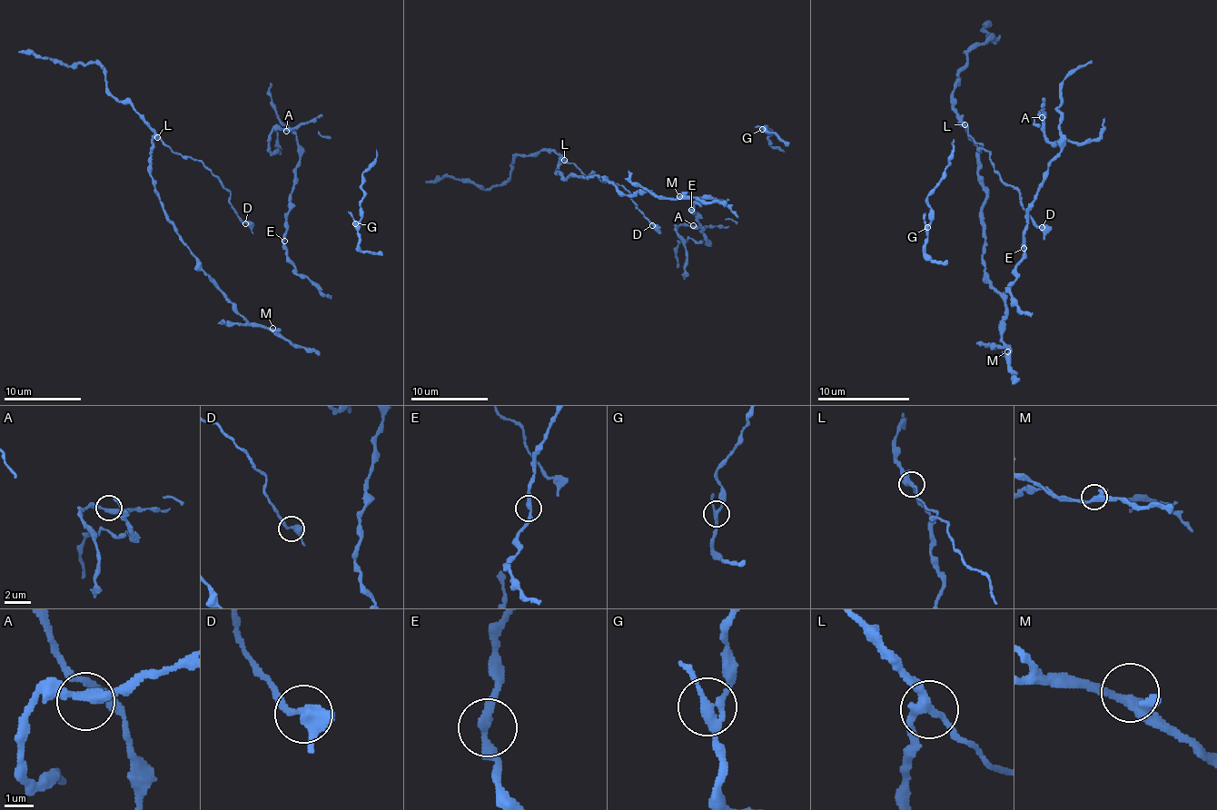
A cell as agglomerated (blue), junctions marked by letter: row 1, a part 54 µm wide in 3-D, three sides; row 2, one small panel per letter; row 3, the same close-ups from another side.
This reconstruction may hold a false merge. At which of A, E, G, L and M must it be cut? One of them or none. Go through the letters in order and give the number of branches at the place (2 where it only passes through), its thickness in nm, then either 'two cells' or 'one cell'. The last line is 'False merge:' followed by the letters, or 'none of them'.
A: 2 | 300 nm | one cell
E: 2 | 280 nm | one cell
G: 3 | 260 nm | one cell
L: 3 | 280 nm | two cells
M: 3 | 280 nm | one cell
False merge: L

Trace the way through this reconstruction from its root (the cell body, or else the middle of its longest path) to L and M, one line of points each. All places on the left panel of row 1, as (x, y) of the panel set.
L: (212, 173), (201, 162), (175, 153), (156, 136)
M: (212, 173), (153, 140), (151, 177), (166, 220), (224, 297), (251, 324), (272, 328)

